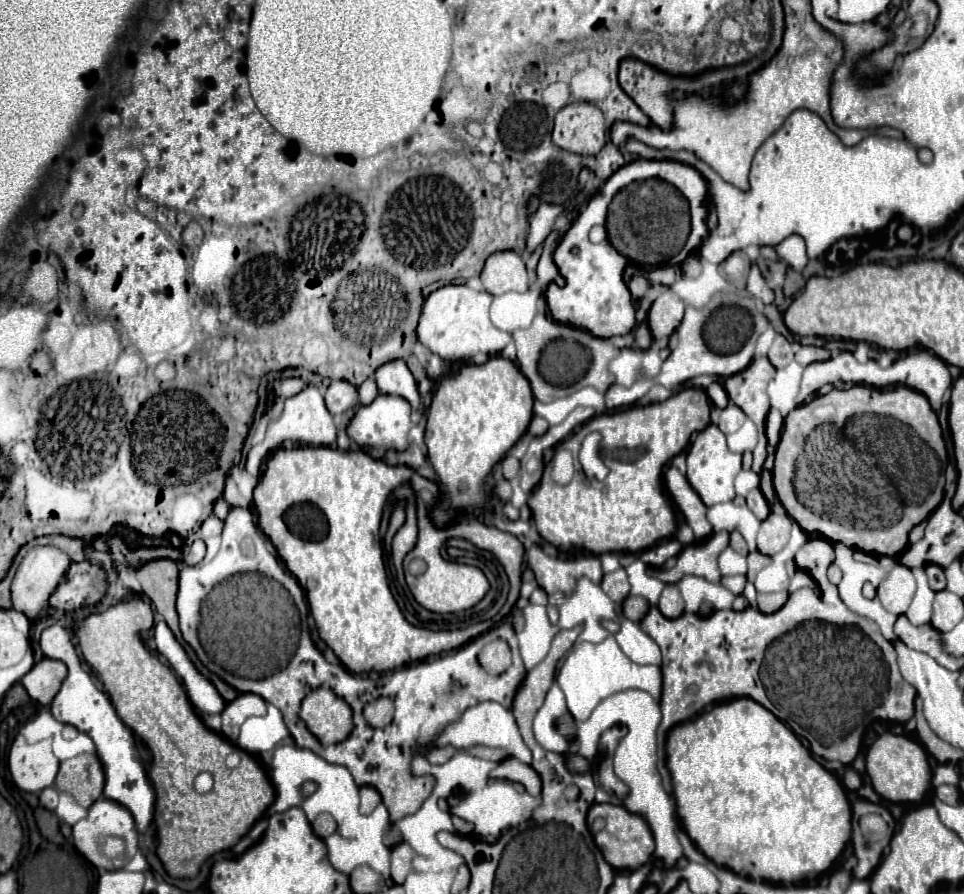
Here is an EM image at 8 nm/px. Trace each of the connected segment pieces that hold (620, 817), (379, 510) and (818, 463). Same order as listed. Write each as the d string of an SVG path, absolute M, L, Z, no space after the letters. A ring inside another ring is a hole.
M600 803L594 805L588 813L588 827L596 839L596 845L600 847L604 859L616 869L616 871L634 871L640 865L644 865L652 853L654 853L654 839L650 833L650 827L646 825L646 821L640 815L632 815L630 811L626 811L622 805L610 805L610 803ZM596 819L604 819L604 827L594 831L594 821Z
M328 447L279 448L267 458L265 467L262 479L254 489L258 525L276 547L286 569L304 589L320 639L348 671L392 671L410 661L452 651L510 615L516 605L522 583L522 543L514 535L484 525L472 515L458 517L450 529L436 529L430 523L428 509L440 497L438 485L416 475L416 471L406 475L406 481L412 481L410 485L418 505L416 515L420 515L418 521L422 521L422 527L428 529L426 535L430 535L430 545L438 545L440 549L448 539L466 539L478 549L494 553L502 563L510 579L510 593L506 605L492 621L456 631L430 631L410 625L398 609L386 583L379 528L387 500L400 485L402 467L374 461L364 451L338 451Z
M854 385L848 391L834 389L828 395L818 395L810 403L788 413L772 473L780 503L788 517L806 533L822 535L834 543L840 541L850 549L860 549L864 553L896 557L906 549L912 527L928 519L940 505L944 497L946 463L946 447L938 417L924 395L908 387L874 389Z

